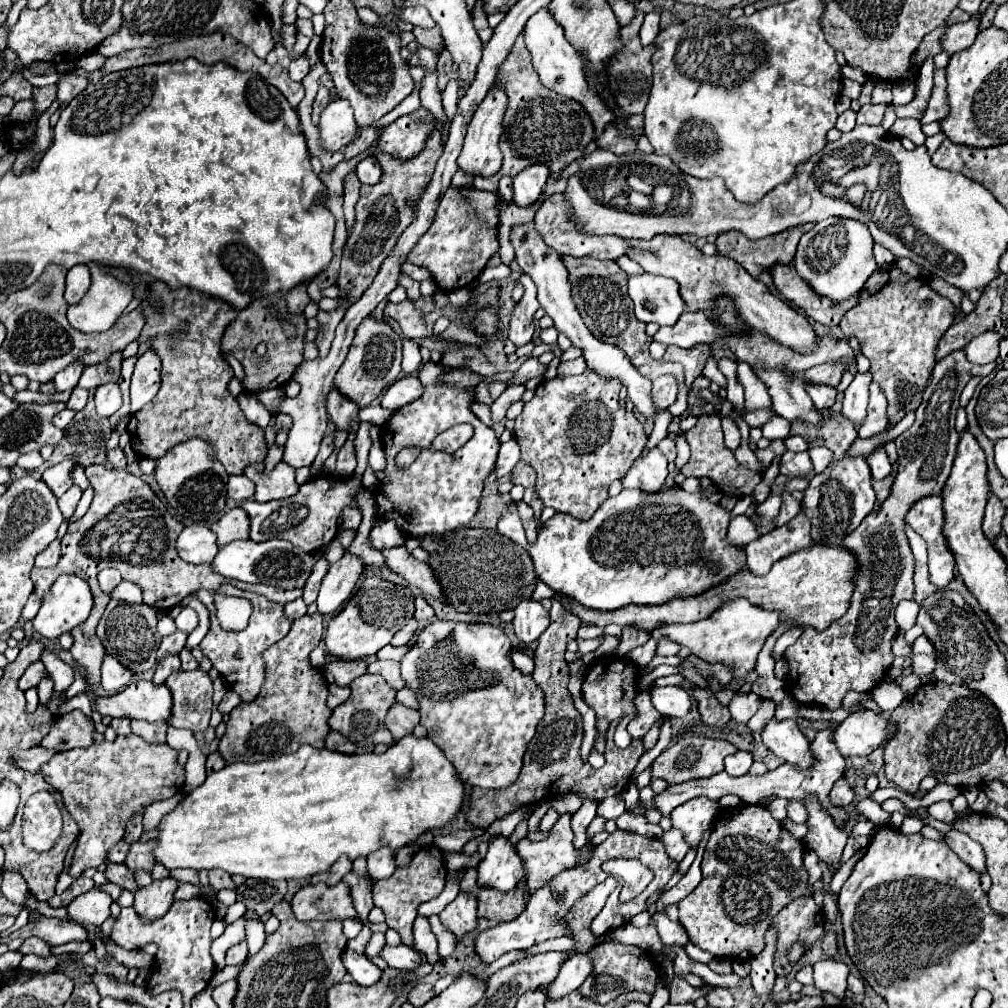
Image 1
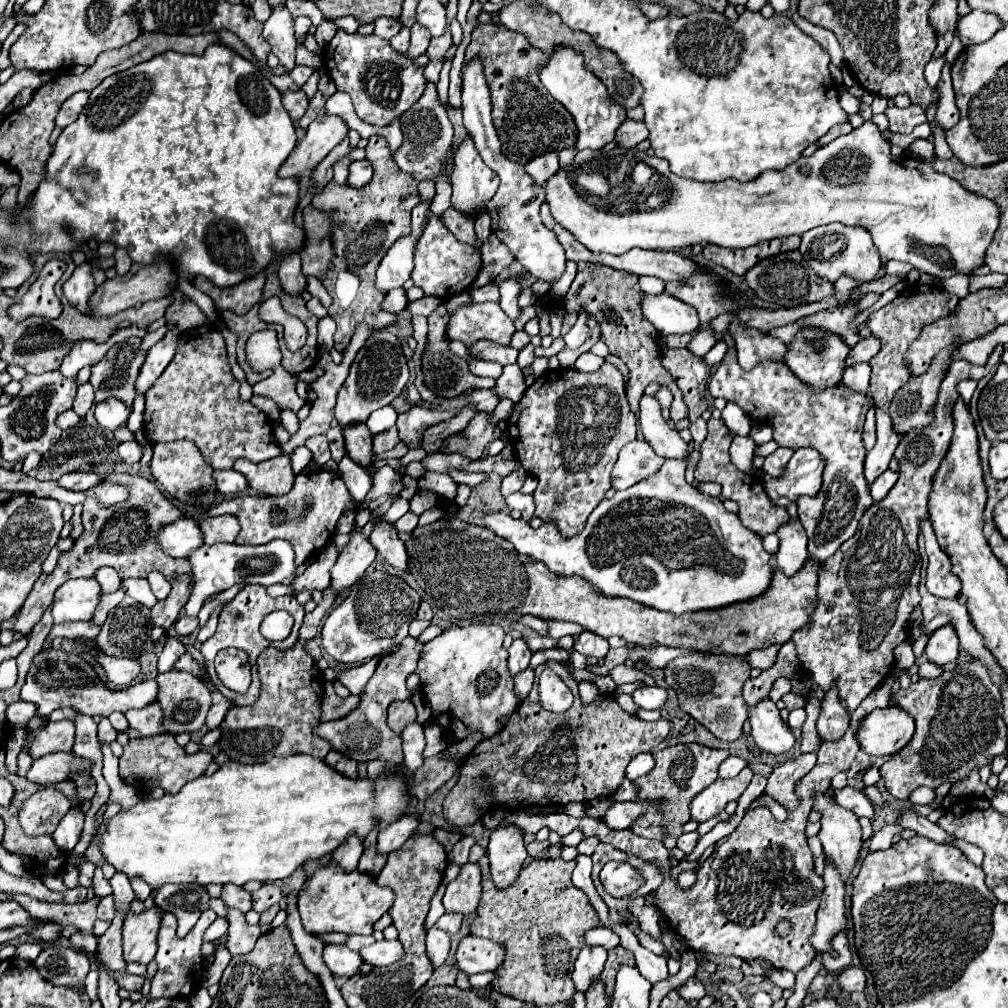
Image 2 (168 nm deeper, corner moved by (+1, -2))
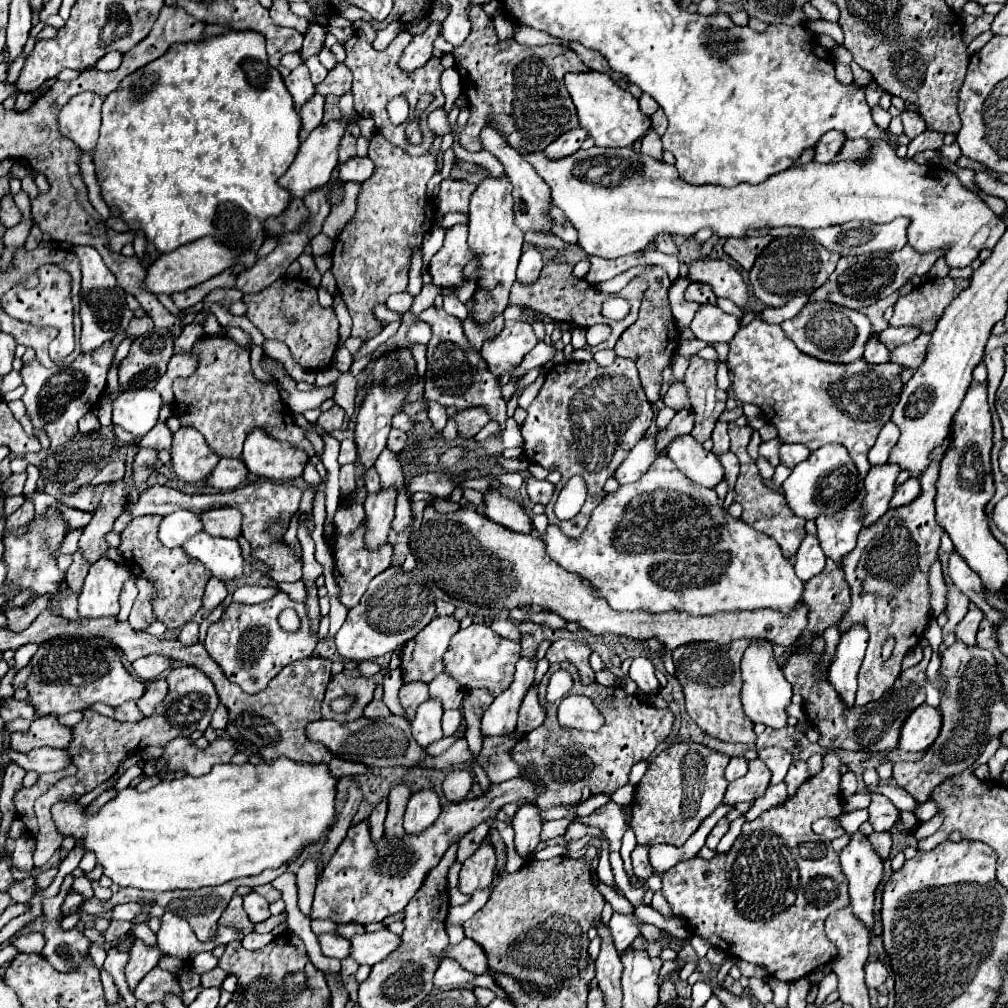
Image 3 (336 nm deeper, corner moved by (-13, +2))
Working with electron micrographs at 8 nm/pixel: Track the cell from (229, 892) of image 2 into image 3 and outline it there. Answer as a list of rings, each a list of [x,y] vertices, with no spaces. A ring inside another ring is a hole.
[[[250,890],[244,896],[244,910],[252,922],[264,922],[270,916],[268,900],[264,900],[256,890]]]

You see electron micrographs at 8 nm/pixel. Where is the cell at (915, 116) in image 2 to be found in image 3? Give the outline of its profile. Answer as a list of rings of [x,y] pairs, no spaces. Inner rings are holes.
[[[892,98],[892,104],[902,112],[900,118],[902,118],[902,122],[904,122],[904,132],[906,132],[908,138],[914,138],[914,136],[918,136],[918,134],[922,134],[922,132],[926,130],[924,118],[922,118],[920,114],[916,114],[916,112],[910,112],[910,110],[906,108],[904,100]]]

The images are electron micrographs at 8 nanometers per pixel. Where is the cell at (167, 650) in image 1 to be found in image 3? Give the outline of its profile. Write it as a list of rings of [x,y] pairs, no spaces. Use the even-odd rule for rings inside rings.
[[[208,580],[206,584],[206,590],[204,590],[204,598],[202,598],[202,608],[206,612],[212,612],[216,606],[222,604],[222,600],[226,598],[228,594],[228,588],[226,584],[220,584],[220,580]]]

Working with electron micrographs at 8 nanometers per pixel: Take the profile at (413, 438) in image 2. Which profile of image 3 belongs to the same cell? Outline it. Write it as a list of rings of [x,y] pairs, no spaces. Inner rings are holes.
[[[400,412],[400,414],[396,414],[396,416],[394,416],[392,426],[394,426],[394,428],[400,428],[400,430],[404,430],[404,432],[410,432],[410,430],[414,428],[414,422],[410,420],[410,416],[408,416],[408,414]]]

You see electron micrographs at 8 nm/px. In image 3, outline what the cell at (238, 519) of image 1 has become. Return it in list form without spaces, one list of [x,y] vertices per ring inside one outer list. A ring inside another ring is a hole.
[[[216,508],[200,516],[204,530],[210,536],[240,538],[242,536],[242,512],[236,508]]]

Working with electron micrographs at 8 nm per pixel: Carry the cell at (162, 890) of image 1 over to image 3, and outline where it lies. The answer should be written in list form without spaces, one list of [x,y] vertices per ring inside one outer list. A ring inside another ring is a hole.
[[[142,940],[134,942],[134,948],[130,950],[130,962],[126,964],[126,980],[130,990],[140,982],[144,974],[148,974],[154,966],[158,966],[162,952],[158,946],[148,946]]]

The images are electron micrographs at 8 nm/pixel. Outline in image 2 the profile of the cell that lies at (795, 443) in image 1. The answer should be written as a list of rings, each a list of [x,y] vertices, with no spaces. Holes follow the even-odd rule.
[[[800,448],[794,452],[786,470],[779,477],[765,474],[762,484],[770,498],[784,496],[796,502],[800,496],[816,496],[818,488],[822,486],[822,472],[824,472],[824,458],[818,450]]]

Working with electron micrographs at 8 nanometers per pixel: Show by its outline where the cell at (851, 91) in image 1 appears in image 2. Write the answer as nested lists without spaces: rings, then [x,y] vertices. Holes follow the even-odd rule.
[[[842,92],[842,94],[840,94],[840,104],[842,104],[842,108],[844,108],[848,114],[858,114],[858,112],[860,112],[860,100],[854,98],[854,96],[848,94],[848,92]]]

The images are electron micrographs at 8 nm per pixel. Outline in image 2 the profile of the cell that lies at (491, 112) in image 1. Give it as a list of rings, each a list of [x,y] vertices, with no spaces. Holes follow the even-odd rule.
[[[470,138],[454,152],[454,172],[450,182],[452,208],[472,218],[478,218],[484,212],[484,206],[498,190],[498,176],[486,168]]]

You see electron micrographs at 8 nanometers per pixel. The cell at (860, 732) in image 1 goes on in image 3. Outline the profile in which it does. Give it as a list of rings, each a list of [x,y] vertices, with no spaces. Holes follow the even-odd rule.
[[[920,704],[910,716],[904,720],[900,728],[898,748],[908,752],[926,750],[940,732],[940,710],[928,704]]]

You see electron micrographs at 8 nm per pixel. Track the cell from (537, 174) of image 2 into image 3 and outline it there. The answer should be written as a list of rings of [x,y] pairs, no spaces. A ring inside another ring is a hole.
[[[576,128],[576,130],[572,130],[572,132],[560,136],[560,140],[554,140],[554,142],[544,150],[544,154],[546,154],[546,158],[550,158],[550,160],[566,158],[566,156],[574,154],[574,152],[580,148],[580,144],[584,142],[586,136],[588,136],[588,134],[584,132],[584,128]]]

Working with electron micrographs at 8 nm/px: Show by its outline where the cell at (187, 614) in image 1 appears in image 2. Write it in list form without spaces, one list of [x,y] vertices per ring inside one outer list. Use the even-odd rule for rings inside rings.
[[[272,540],[262,546],[240,546],[240,544],[202,544],[202,548],[196,548],[188,556],[192,574],[194,574],[194,586],[190,600],[186,604],[186,614],[196,616],[212,594],[220,594],[222,590],[228,590],[230,586],[238,582],[246,584],[260,584],[260,586],[270,586],[278,584],[284,578],[292,576],[296,566],[294,566],[294,550],[286,540]]]

